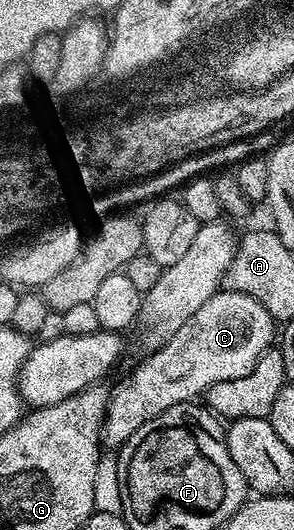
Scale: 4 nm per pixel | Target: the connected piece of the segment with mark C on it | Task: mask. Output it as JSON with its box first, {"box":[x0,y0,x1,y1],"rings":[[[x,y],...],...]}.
{"box":[102,289,277,448],"rings":[[[220,289],[219,293],[205,300],[205,304],[201,304],[201,308],[197,308],[197,312],[193,312],[193,316],[189,316],[189,320],[185,320],[177,332],[173,332],[171,339],[160,350],[148,353],[148,358],[128,376],[127,382],[121,383],[110,393],[107,415],[103,417],[102,445],[112,448],[123,446],[129,436],[141,428],[141,424],[161,416],[161,412],[182,402],[198,399],[198,394],[199,397],[206,395],[207,390],[213,388],[213,384],[221,384],[221,380],[241,380],[241,376],[249,376],[257,360],[261,360],[261,356],[272,349],[274,342],[271,341],[274,338],[276,341],[277,323],[261,302],[245,292]]]}

